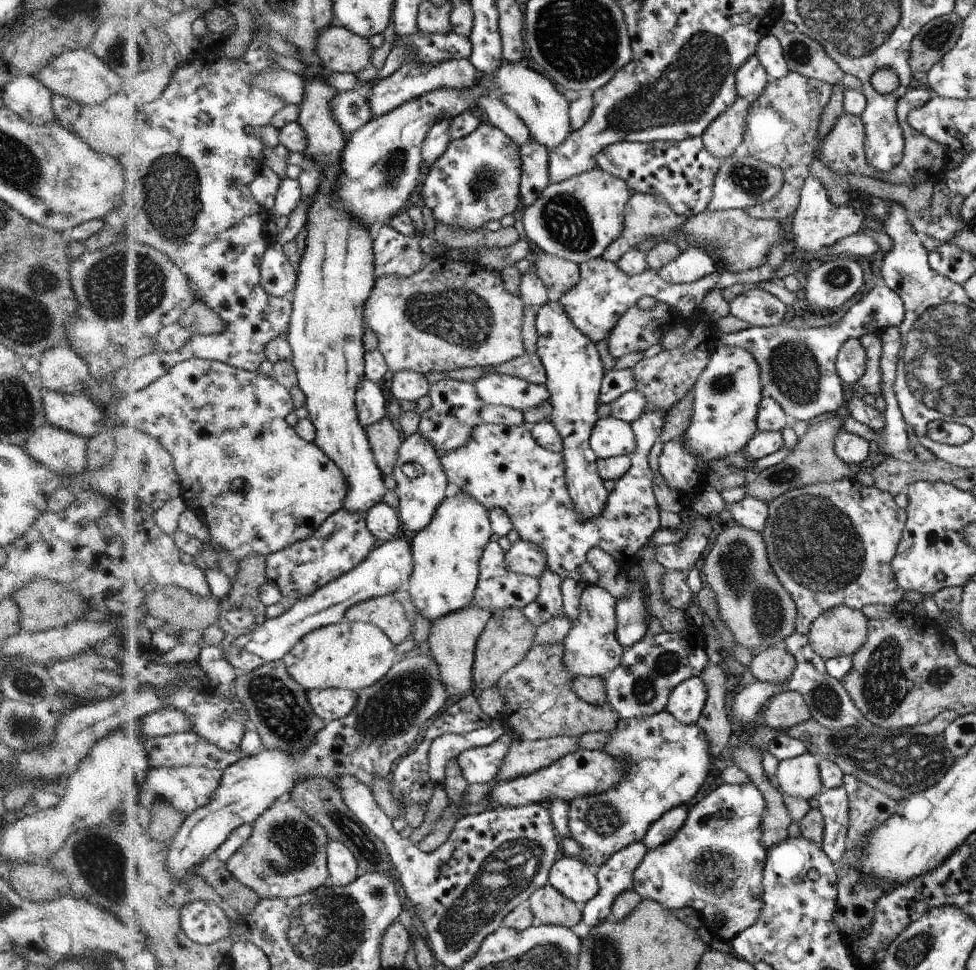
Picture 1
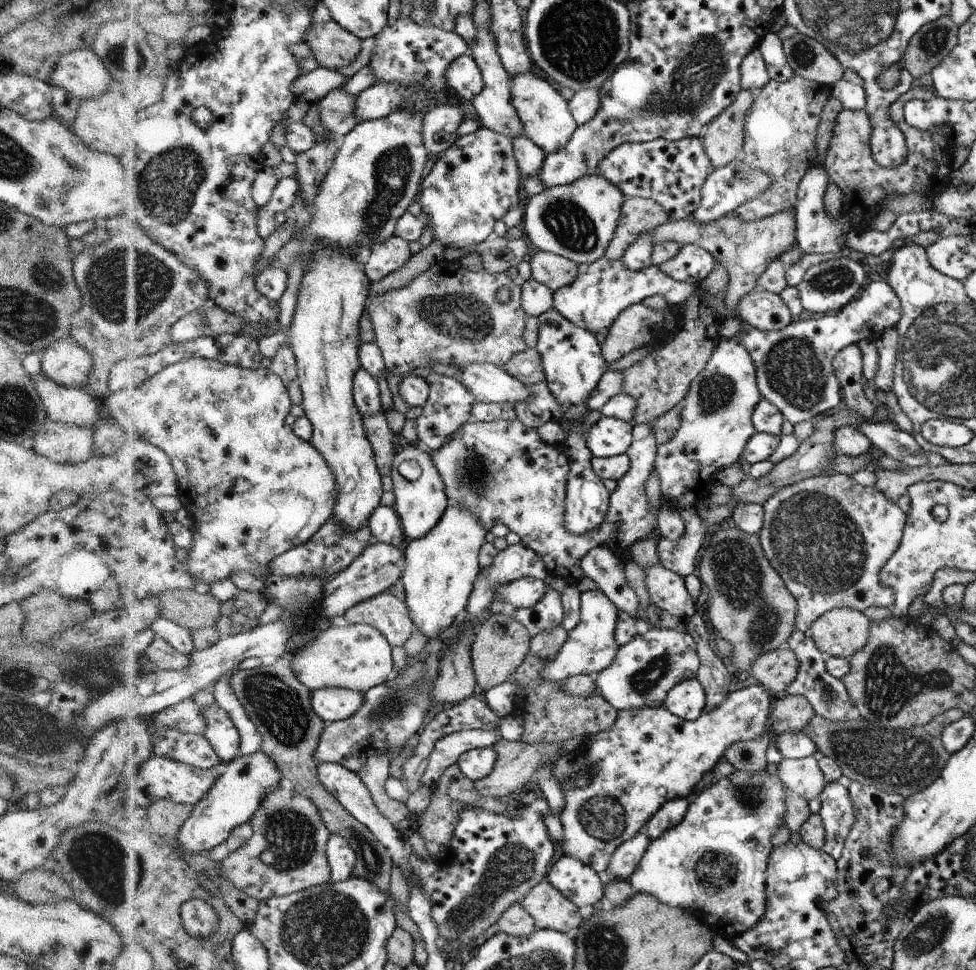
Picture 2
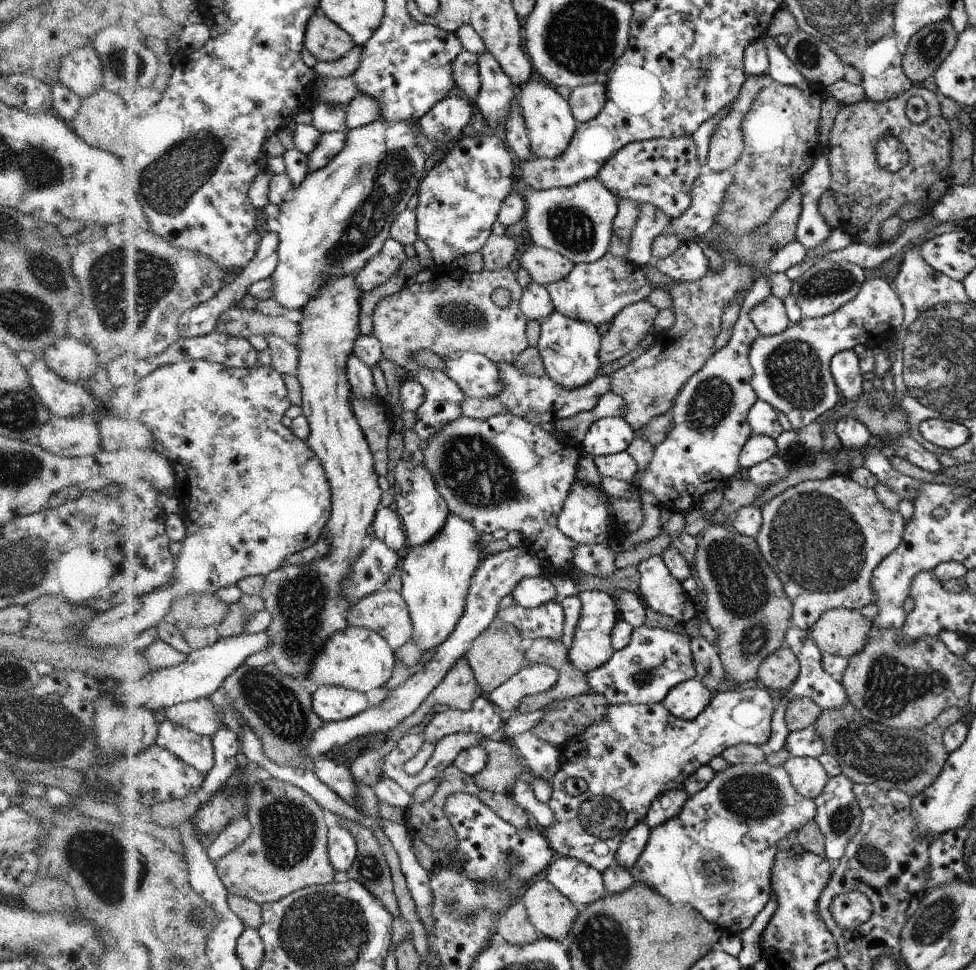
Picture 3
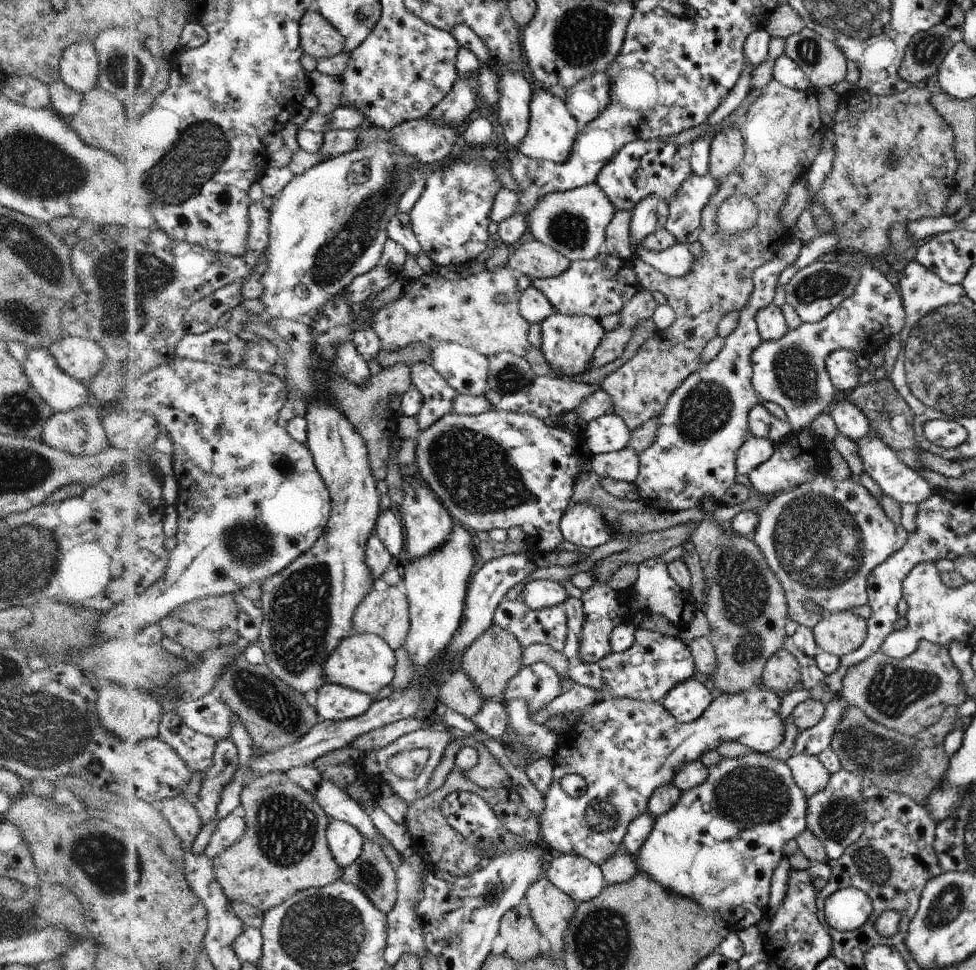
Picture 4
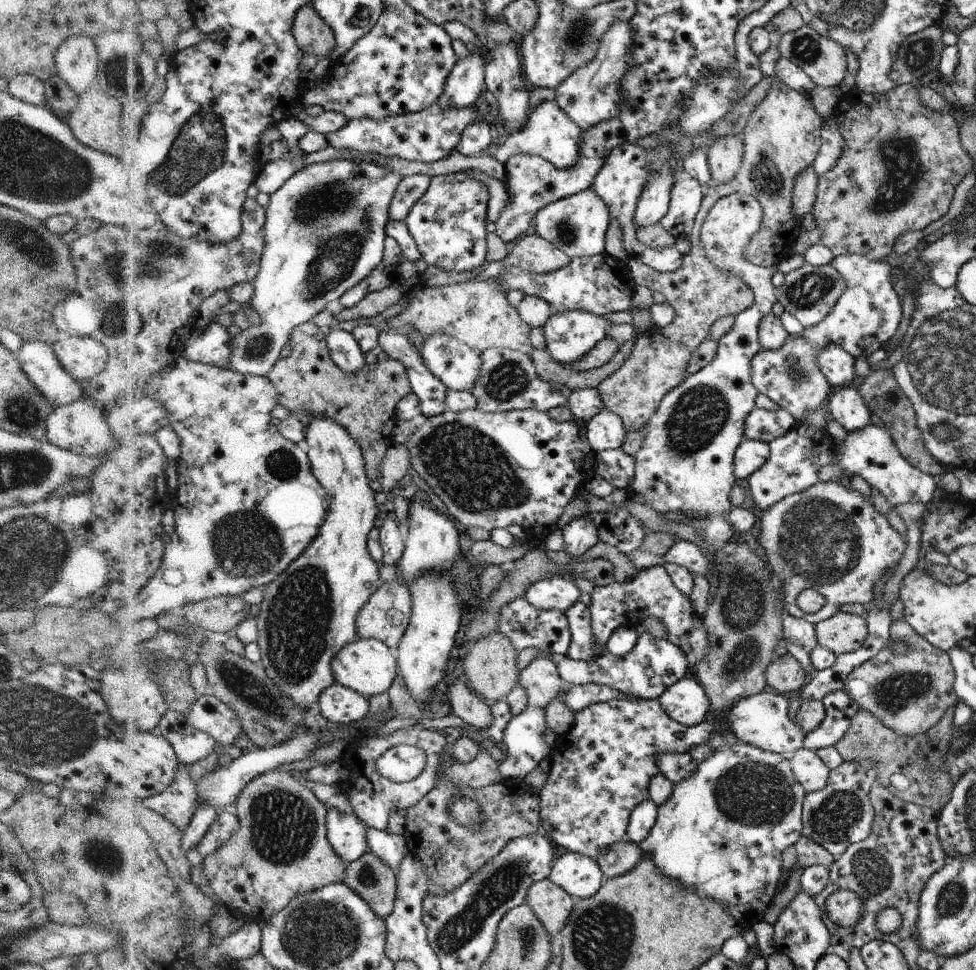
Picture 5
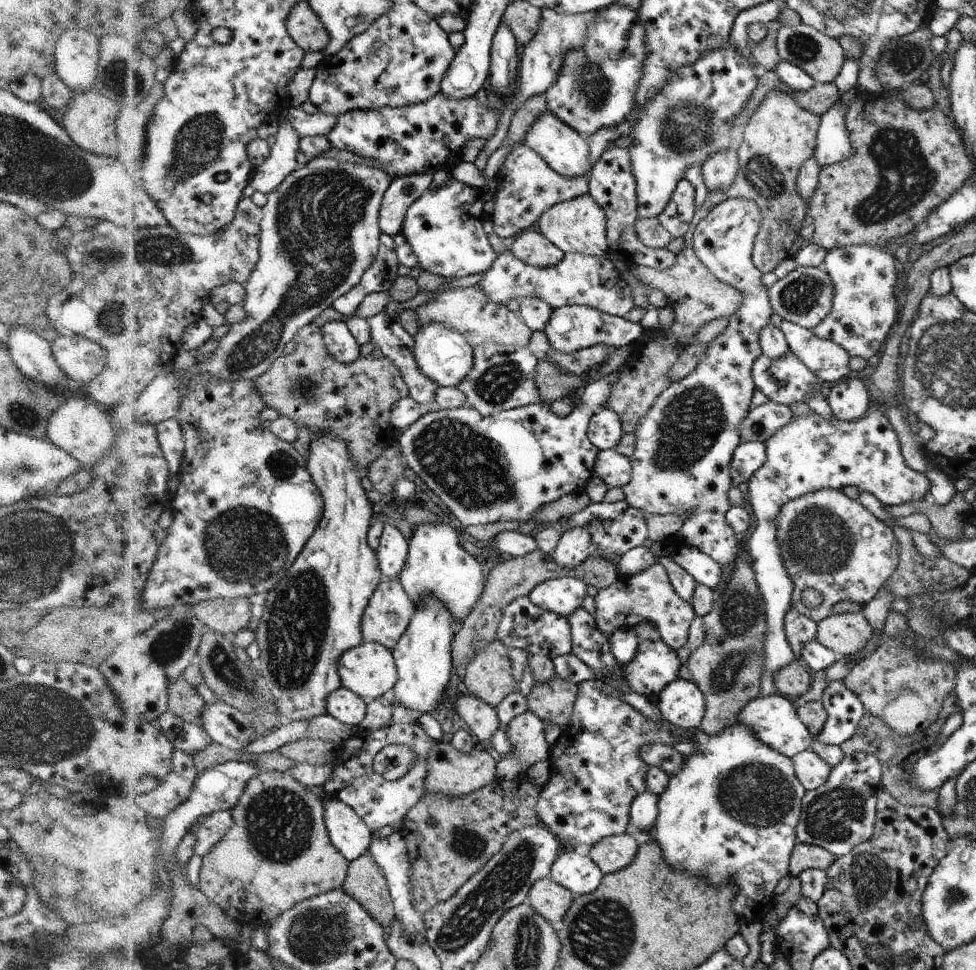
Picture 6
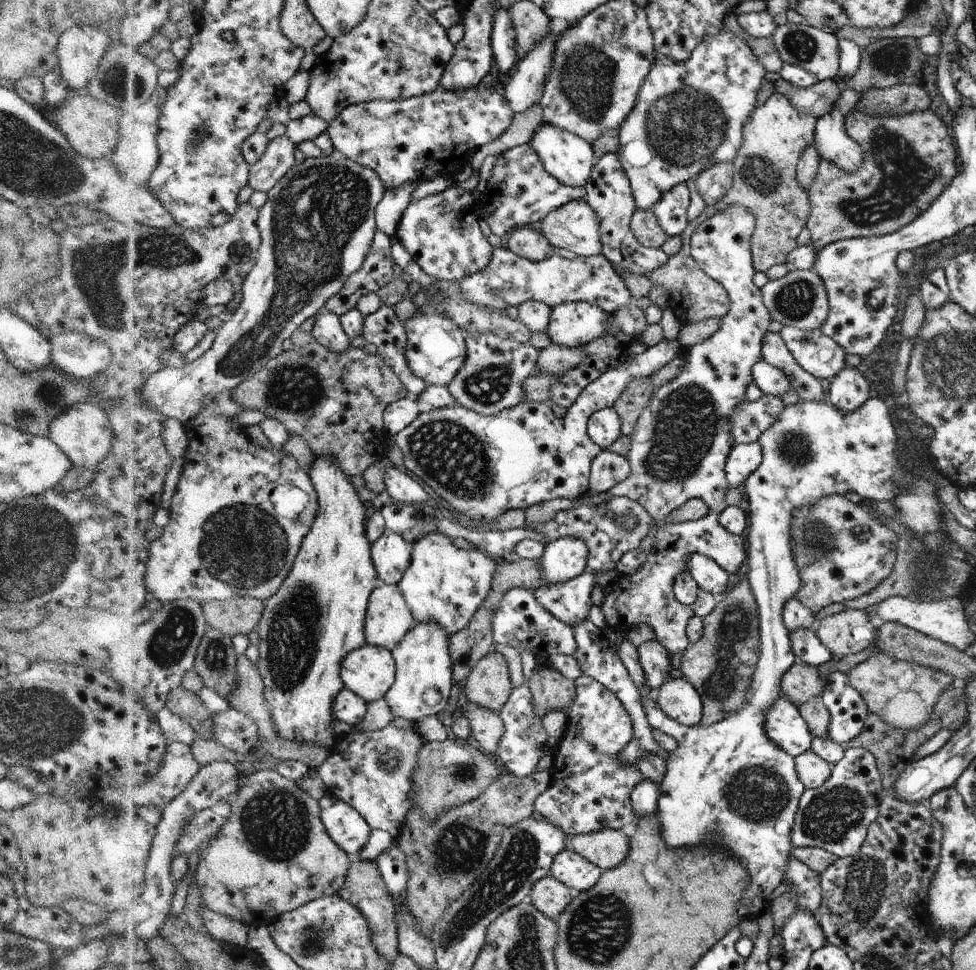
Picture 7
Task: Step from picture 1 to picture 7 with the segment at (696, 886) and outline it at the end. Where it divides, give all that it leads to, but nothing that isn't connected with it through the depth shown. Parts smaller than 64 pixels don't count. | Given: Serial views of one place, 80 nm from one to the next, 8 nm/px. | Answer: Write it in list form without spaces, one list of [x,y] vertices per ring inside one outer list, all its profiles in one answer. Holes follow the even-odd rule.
[[[874,396],[857,411],[843,413],[828,400],[819,403],[801,400],[795,406],[785,406],[782,414],[779,414],[779,419],[760,435],[758,442],[764,450],[764,460],[746,480],[744,490],[750,505],[750,526],[746,538],[749,542],[746,578],[758,602],[761,654],[750,694],[747,695],[743,707],[716,725],[698,724],[687,727],[668,718],[657,705],[656,698],[641,698],[651,728],[672,736],[678,743],[677,749],[669,754],[666,761],[667,771],[659,786],[656,816],[661,823],[662,838],[672,850],[686,846],[720,848],[739,863],[745,863],[750,884],[737,906],[742,920],[758,919],[758,916],[748,914],[766,912],[770,904],[768,898],[776,891],[778,884],[784,880],[784,874],[789,870],[788,854],[793,843],[793,838],[790,838],[790,834],[793,834],[792,824],[800,797],[806,789],[797,775],[796,758],[774,744],[765,731],[765,712],[782,696],[782,677],[794,664],[795,652],[784,621],[786,604],[801,588],[801,575],[793,557],[790,540],[793,514],[806,505],[813,505],[820,497],[845,495],[846,492],[856,492],[863,499],[892,502],[915,480],[915,476],[905,473],[901,465],[901,458],[897,453],[899,439],[896,436],[891,410],[886,405],[886,401]]]

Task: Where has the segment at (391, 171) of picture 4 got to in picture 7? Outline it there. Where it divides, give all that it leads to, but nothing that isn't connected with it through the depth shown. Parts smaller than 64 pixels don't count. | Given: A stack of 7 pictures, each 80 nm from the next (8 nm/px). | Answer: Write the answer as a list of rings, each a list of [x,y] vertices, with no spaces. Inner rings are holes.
[[[340,150],[326,157],[307,157],[301,164],[296,164],[288,176],[268,193],[267,203],[260,208],[259,227],[263,241],[257,265],[243,286],[240,308],[220,327],[212,348],[199,359],[181,369],[166,366],[149,378],[143,390],[147,407],[186,424],[201,413],[207,402],[256,377],[270,361],[280,357],[285,352],[286,340],[292,338],[304,322],[320,314],[322,308],[363,269],[378,231],[374,210],[385,196],[385,191],[385,183],[373,168],[348,158]]]

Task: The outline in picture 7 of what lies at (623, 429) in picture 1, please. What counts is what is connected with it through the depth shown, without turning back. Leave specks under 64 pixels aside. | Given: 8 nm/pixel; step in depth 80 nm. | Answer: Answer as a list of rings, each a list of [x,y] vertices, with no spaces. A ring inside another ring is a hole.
[[[606,407],[597,410],[588,422],[589,437],[602,449],[608,449],[621,437],[621,417],[613,409]]]

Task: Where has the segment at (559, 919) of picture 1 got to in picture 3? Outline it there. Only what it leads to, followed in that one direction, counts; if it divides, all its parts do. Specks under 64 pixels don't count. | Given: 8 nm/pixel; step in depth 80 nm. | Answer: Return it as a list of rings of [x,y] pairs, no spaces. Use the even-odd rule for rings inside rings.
[[[544,877],[522,891],[522,902],[528,908],[530,922],[542,937],[566,942],[577,922],[574,903]]]

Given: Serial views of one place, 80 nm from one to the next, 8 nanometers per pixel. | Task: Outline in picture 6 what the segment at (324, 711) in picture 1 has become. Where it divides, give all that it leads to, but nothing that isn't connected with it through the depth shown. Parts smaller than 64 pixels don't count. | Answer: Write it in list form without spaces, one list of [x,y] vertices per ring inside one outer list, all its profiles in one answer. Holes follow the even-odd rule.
[[[342,687],[329,698],[328,712],[346,724],[362,724],[369,713],[369,703],[362,695]]]

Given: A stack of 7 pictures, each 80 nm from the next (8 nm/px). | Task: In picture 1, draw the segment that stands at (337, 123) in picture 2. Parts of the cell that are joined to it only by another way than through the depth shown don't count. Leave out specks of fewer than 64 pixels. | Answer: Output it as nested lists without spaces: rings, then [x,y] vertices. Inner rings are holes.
[[[342,91],[333,101],[333,109],[347,135],[364,128],[375,117],[366,91]]]

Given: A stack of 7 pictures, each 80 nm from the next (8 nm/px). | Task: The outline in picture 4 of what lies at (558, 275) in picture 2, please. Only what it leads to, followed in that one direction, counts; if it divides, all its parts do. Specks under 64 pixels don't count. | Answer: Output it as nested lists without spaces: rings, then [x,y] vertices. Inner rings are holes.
[[[532,238],[518,246],[502,267],[514,269],[535,281],[558,276],[568,270],[571,264],[571,260],[560,251]]]

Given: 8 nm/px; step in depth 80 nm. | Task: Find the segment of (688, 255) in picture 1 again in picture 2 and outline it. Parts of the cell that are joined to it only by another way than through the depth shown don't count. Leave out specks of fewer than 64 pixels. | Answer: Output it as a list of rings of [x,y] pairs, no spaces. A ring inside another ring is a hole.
[[[683,245],[681,253],[664,262],[660,270],[673,280],[696,285],[708,277],[714,270],[716,262],[713,255],[704,248],[697,245]]]

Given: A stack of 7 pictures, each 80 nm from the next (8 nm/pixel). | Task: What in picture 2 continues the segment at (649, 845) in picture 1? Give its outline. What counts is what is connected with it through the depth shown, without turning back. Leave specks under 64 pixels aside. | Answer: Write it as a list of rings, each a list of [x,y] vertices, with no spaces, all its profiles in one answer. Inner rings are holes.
[[[674,798],[658,810],[658,813],[650,818],[649,823],[644,827],[644,833],[650,841],[660,838],[666,830],[674,828],[678,822],[682,822],[684,814],[688,811],[691,798]]]

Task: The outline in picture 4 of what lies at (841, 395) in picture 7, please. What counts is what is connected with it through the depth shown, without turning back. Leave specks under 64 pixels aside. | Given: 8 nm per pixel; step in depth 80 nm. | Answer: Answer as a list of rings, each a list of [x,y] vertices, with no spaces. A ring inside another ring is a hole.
[[[844,396],[832,408],[830,413],[838,432],[854,442],[861,441],[868,434],[872,433],[868,416]]]

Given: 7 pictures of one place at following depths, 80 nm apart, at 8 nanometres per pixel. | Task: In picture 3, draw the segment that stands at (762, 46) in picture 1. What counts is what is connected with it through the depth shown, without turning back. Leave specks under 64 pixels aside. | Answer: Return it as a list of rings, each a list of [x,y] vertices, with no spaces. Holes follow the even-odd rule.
[[[772,38],[767,40],[766,47],[769,58],[768,76],[770,81],[775,81],[782,85],[795,86],[805,80],[792,60],[788,58],[782,48],[775,44]]]

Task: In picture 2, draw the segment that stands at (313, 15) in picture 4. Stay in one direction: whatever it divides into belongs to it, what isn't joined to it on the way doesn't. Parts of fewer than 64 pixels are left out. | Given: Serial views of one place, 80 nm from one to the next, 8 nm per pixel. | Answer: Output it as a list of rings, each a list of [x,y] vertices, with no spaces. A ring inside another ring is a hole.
[[[335,19],[314,22],[306,43],[322,67],[346,68],[362,54],[362,38],[341,26]]]

